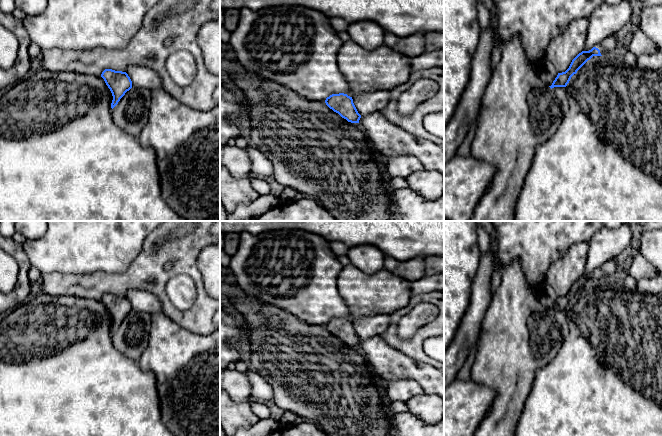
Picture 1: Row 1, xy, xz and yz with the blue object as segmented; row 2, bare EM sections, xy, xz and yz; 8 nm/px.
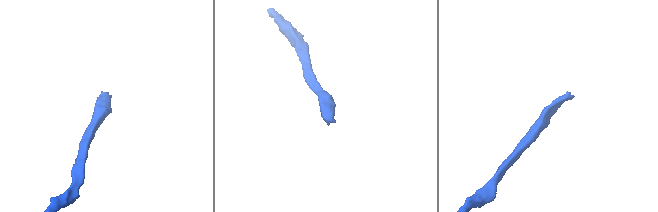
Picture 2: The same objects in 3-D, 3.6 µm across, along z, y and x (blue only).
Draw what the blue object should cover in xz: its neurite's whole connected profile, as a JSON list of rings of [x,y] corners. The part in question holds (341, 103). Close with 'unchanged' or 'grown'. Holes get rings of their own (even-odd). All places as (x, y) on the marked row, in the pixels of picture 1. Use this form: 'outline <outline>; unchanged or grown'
outline [[[344,93],[332,94],[325,100],[326,105],[342,118],[351,123],[359,123],[361,115],[358,113],[352,97]]]; unchanged

